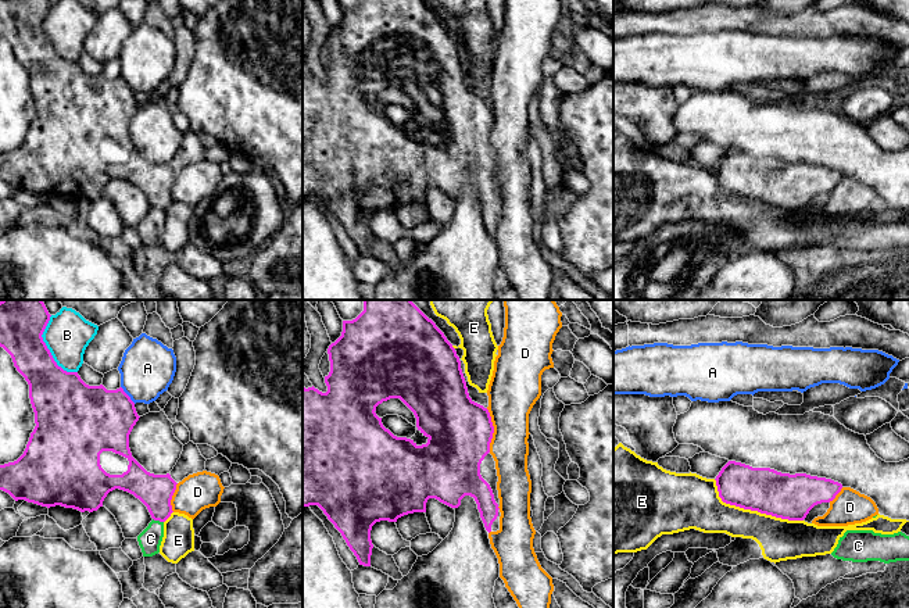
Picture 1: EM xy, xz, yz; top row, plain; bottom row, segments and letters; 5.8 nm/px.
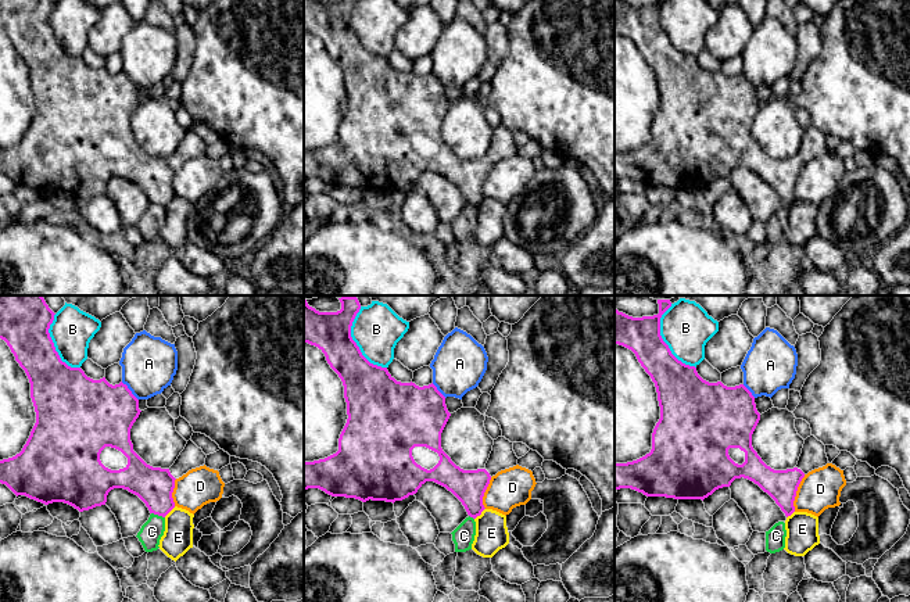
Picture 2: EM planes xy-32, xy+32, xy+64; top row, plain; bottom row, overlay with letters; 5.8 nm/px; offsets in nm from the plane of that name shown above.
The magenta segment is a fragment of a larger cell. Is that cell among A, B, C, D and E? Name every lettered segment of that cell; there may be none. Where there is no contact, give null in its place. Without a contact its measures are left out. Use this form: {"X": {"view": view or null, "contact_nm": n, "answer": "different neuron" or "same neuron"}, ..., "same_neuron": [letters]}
{"A": {"view": "xy", "contact_nm": 130, "answer": "different neuron"}, "B": {"view": "xy", "contact_nm": 360, "answer": "different neuron"}, "C": {"view": "xy", "contact_nm": 70, "answer": "different neuron"}, "D": {"view": "xz", "contact_nm": 260, "answer": "different neuron"}, "E": {"view": "yz", "contact_nm": 550, "answer": "different neuron"}, "same_neuron": []}

